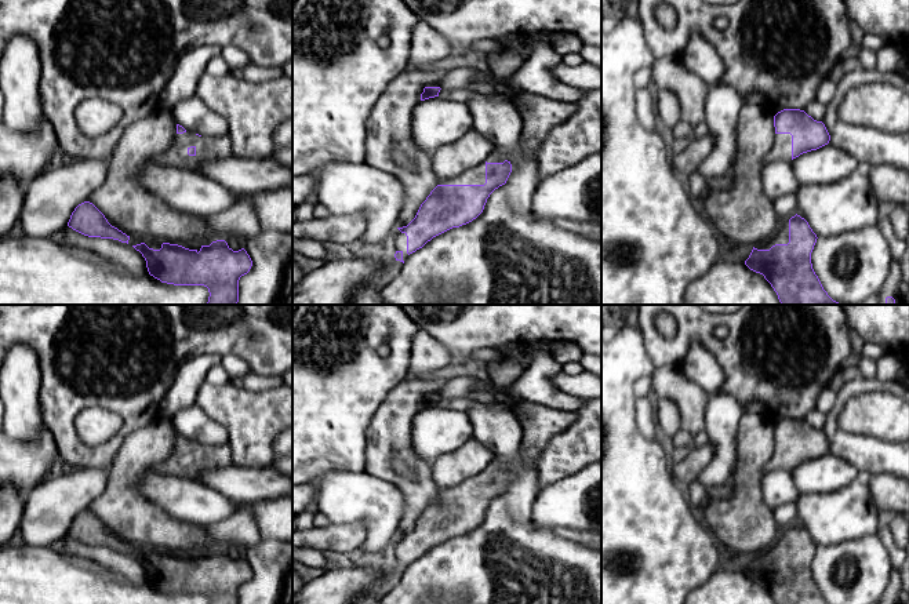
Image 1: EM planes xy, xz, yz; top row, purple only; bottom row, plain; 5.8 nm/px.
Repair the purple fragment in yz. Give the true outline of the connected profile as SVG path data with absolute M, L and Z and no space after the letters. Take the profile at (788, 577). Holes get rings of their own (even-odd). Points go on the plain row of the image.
M795 524L771 547L753 556L745 574L764 585L777 604L828 604L811 572L817 543Z

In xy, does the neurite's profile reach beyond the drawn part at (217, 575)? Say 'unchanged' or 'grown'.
grown

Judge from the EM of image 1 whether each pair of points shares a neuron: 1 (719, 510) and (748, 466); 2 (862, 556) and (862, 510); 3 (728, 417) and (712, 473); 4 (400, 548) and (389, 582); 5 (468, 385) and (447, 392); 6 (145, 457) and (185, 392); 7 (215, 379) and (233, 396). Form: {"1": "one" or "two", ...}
{"1": "one", "2": "two", "3": "one", "4": "one", "5": "one", "6": "two", "7": "two"}

